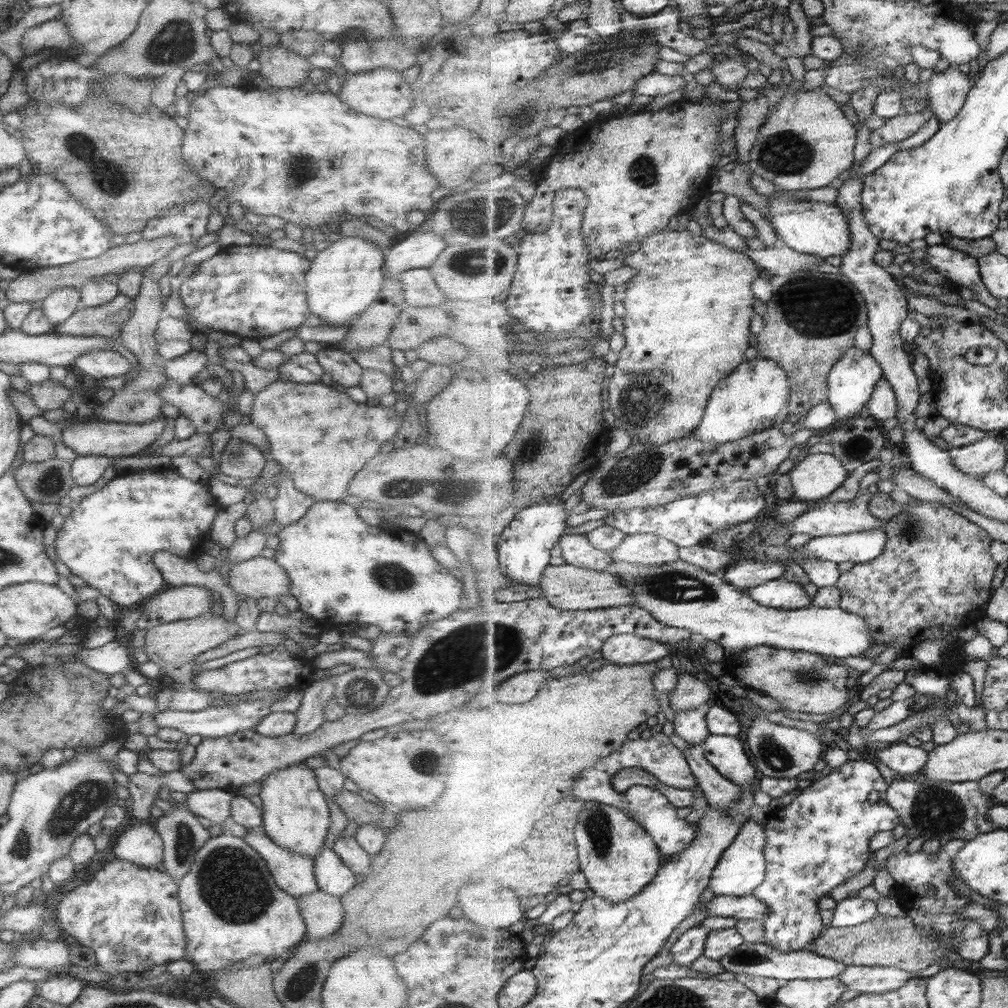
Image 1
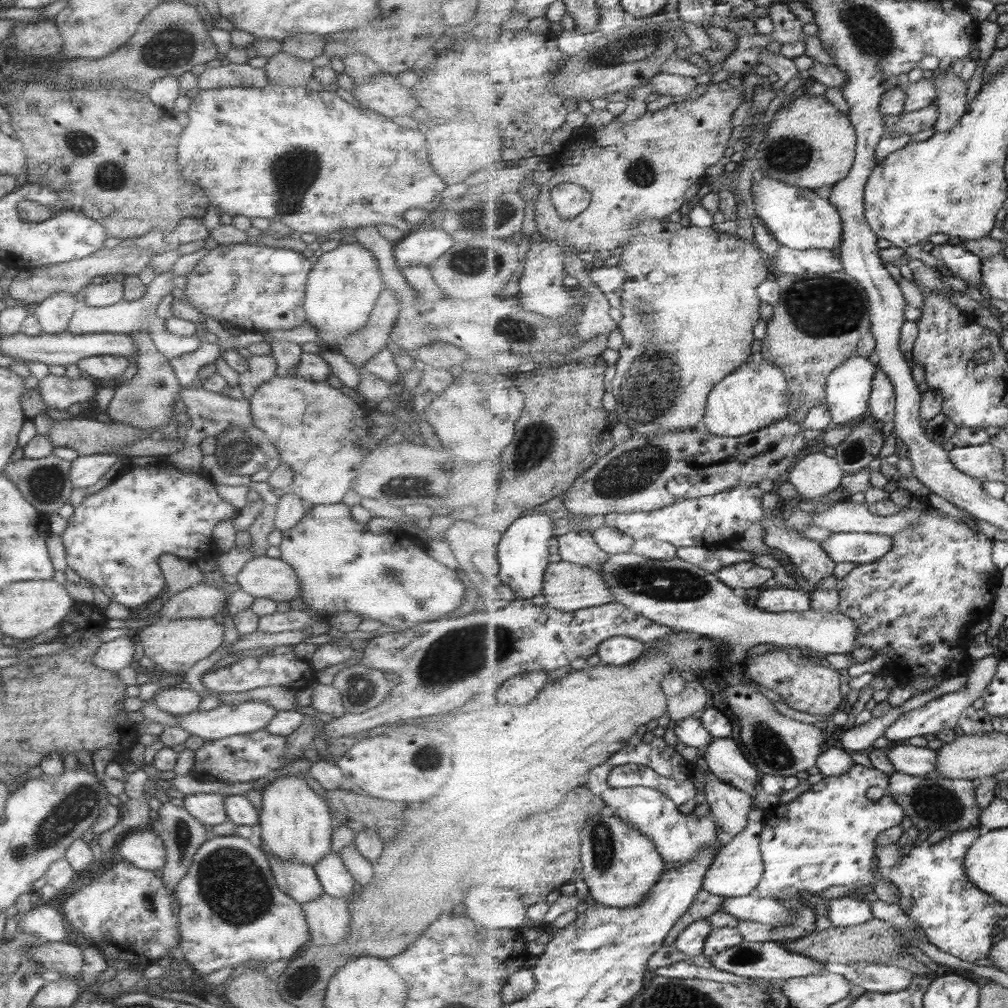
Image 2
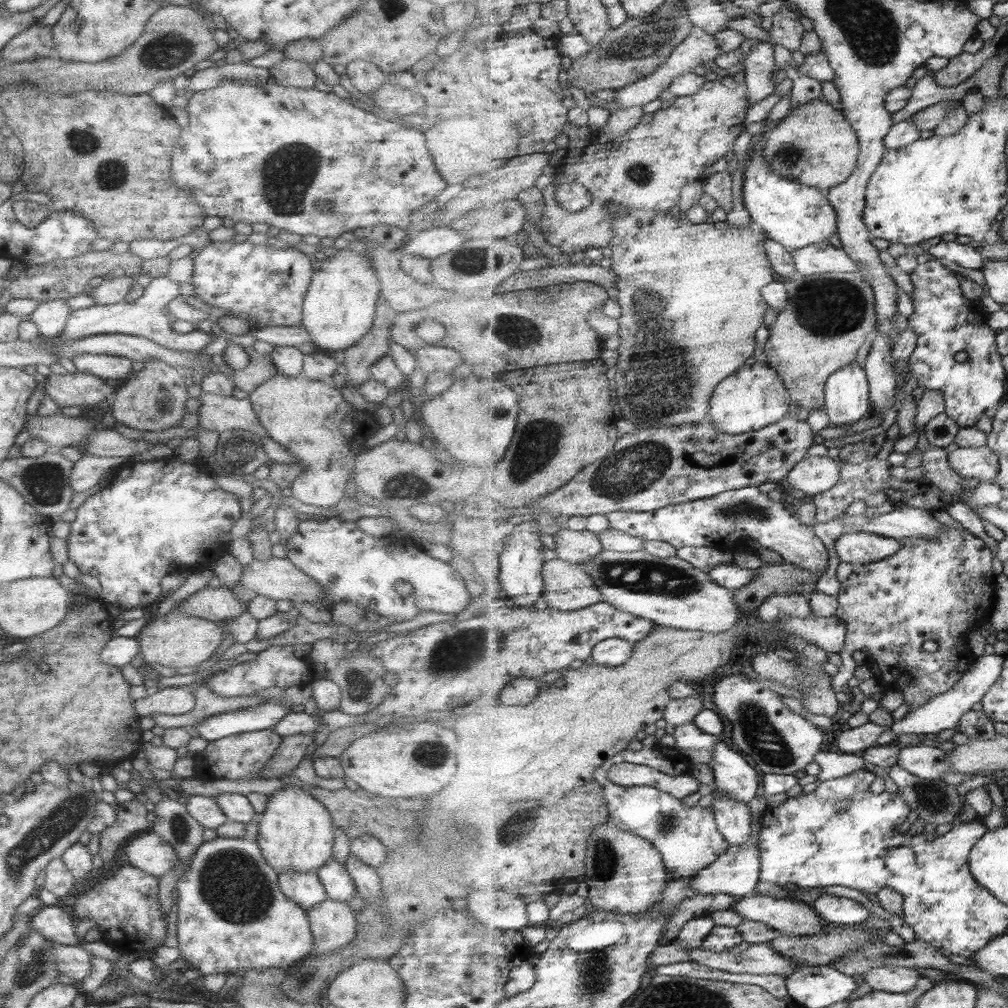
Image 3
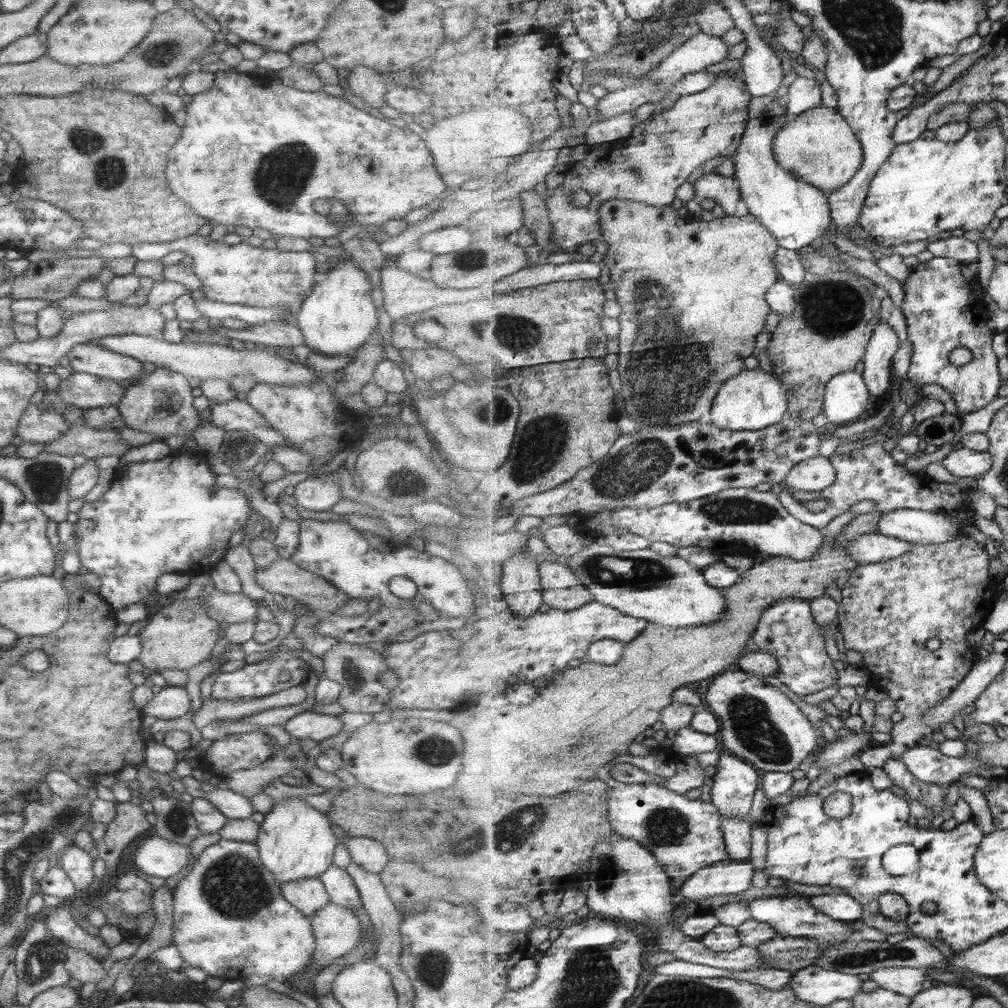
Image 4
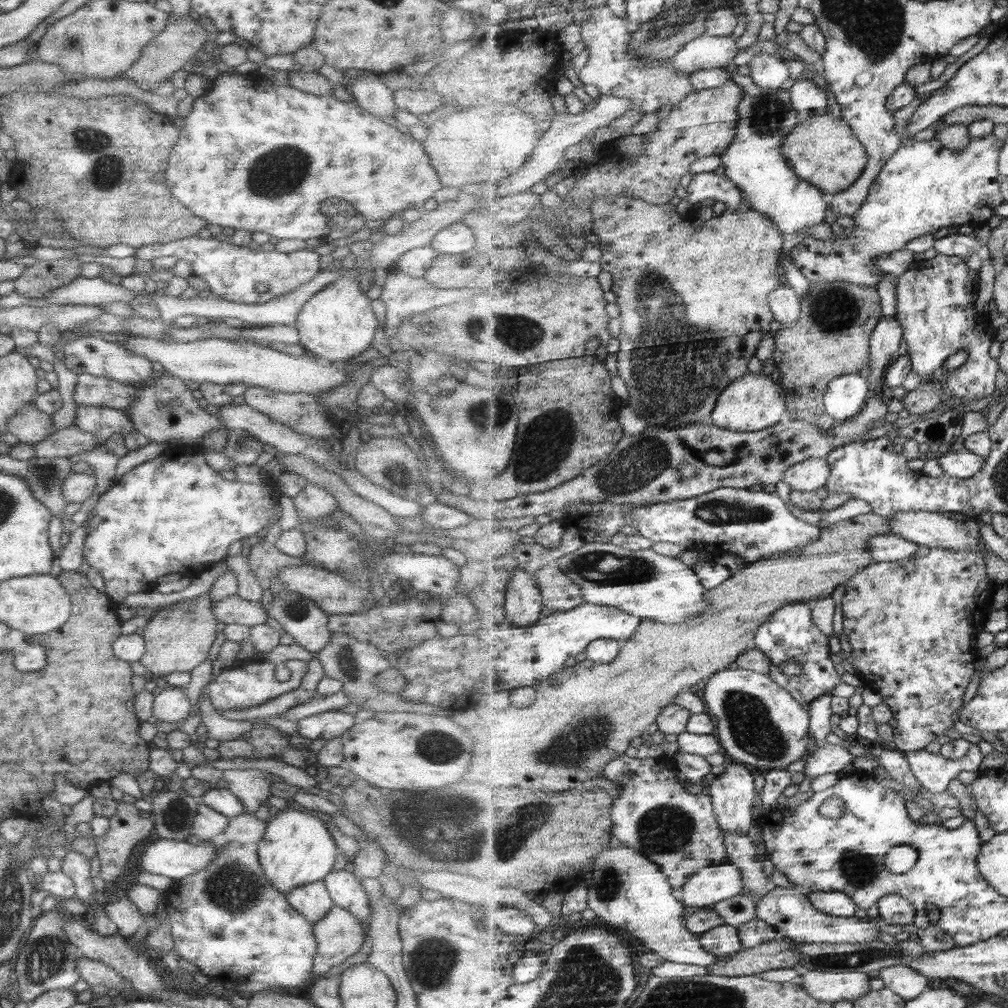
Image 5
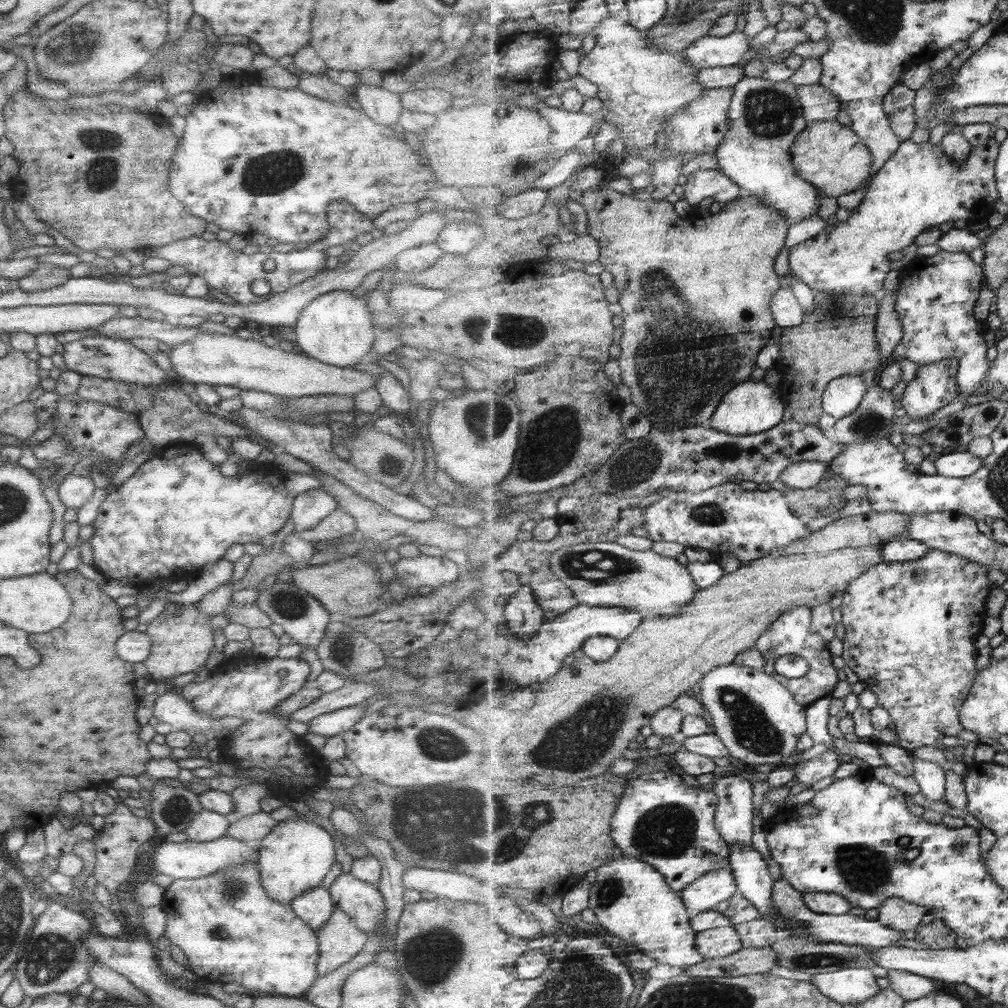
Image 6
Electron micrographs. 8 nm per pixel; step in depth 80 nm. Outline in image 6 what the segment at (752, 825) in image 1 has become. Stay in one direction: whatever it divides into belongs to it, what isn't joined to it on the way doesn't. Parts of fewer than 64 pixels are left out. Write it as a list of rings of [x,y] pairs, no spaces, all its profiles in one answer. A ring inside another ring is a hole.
[[[720,868],[704,874],[681,891],[681,898],[689,911],[701,913],[715,909],[724,900],[729,900],[738,891],[733,869]]]

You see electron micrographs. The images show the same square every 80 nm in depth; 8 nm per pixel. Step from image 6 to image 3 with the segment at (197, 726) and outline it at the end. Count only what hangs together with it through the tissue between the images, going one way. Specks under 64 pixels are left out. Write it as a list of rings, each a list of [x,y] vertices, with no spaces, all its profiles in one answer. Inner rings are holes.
[[[164,687],[134,701],[133,710],[139,717],[152,714],[178,715],[192,709],[193,697],[188,688]]]

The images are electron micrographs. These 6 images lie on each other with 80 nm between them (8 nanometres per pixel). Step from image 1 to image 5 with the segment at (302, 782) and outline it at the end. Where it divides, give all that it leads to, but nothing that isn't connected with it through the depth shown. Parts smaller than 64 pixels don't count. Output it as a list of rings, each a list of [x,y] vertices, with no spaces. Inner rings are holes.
[[[289,807],[266,820],[264,833],[254,847],[264,878],[284,896],[294,888],[321,881],[339,853],[323,821]]]

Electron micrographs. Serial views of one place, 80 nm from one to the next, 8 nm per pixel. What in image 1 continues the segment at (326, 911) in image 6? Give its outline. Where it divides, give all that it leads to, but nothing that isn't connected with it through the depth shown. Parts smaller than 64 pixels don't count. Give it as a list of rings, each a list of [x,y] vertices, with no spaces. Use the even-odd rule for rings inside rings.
[[[248,829],[243,840],[264,860],[279,890],[296,899],[318,890],[313,874],[313,858],[279,848],[263,832],[251,833]]]

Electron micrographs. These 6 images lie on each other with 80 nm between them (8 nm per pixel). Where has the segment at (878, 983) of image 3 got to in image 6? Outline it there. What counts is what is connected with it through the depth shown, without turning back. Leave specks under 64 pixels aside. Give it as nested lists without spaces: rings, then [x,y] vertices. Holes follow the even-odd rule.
[[[893,970],[888,971],[886,978],[890,982],[889,988],[905,998],[905,1001],[920,1000],[935,994],[939,990],[939,986],[933,980],[917,974]]]

